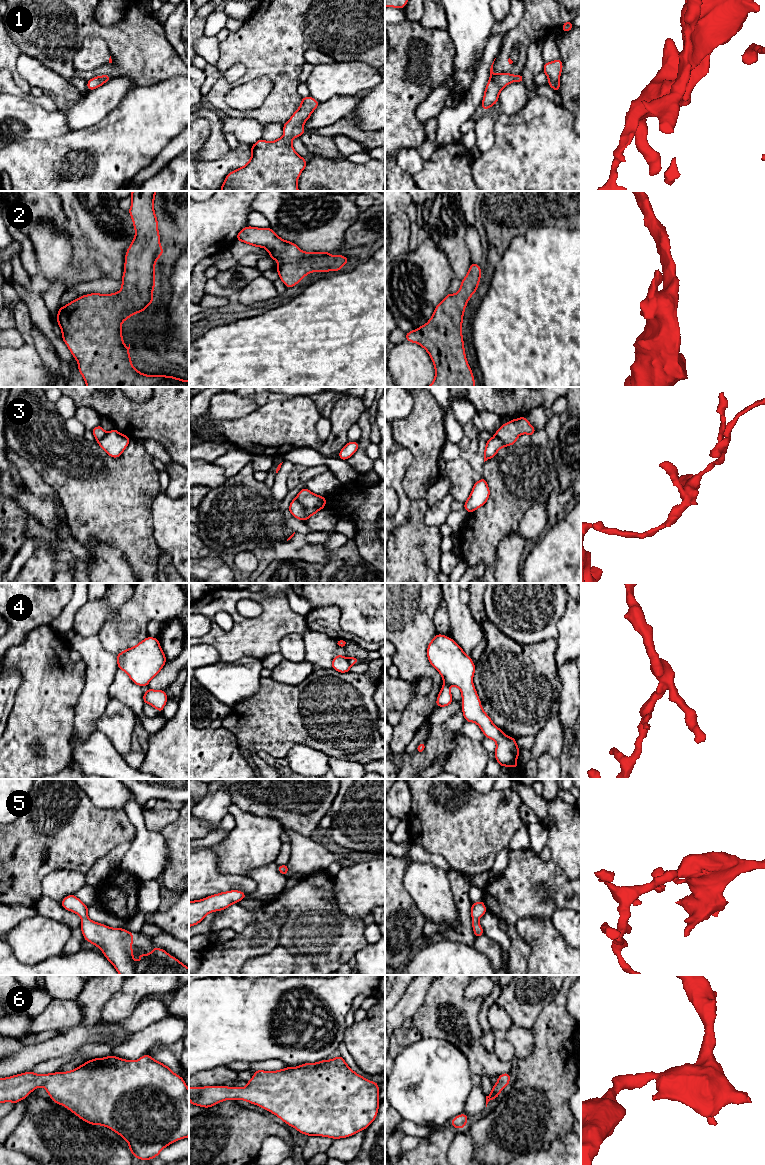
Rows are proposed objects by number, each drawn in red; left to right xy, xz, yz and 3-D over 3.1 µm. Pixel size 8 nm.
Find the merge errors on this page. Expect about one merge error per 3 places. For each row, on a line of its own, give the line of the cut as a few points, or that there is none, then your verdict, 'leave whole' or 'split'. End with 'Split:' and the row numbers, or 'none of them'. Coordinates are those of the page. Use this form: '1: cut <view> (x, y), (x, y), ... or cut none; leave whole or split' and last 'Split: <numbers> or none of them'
1: cut none; leave whole
2: cut none; leave whole
3: cut xz (295, 498), (301, 505), (307, 518); split
4: cut xz (347, 658), (350, 665); split
5: cut none; leave whole
6: cut none; leave whole
Split: 3, 4

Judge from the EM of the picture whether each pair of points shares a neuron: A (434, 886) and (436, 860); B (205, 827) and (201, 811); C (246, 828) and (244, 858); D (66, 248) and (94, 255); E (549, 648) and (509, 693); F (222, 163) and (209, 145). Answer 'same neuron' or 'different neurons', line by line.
A: different neurons
B: different neurons
C: same neuron
D: different neurons
E: same neuron
F: different neurons

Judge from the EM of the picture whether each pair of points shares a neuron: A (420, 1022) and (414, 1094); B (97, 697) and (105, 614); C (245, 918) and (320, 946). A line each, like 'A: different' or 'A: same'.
A: different
B: same
C: same

